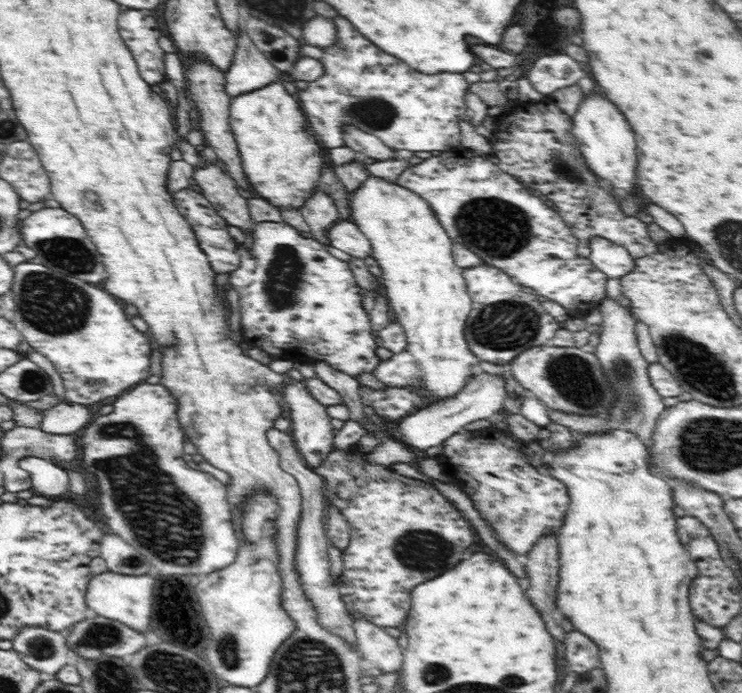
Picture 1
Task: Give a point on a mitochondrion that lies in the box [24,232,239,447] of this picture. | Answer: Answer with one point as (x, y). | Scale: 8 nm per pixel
(70, 253)

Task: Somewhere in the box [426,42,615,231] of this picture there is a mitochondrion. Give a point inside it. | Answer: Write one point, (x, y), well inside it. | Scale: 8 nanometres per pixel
(565, 171)

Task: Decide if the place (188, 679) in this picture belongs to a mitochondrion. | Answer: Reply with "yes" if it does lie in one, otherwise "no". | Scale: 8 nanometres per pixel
yes

